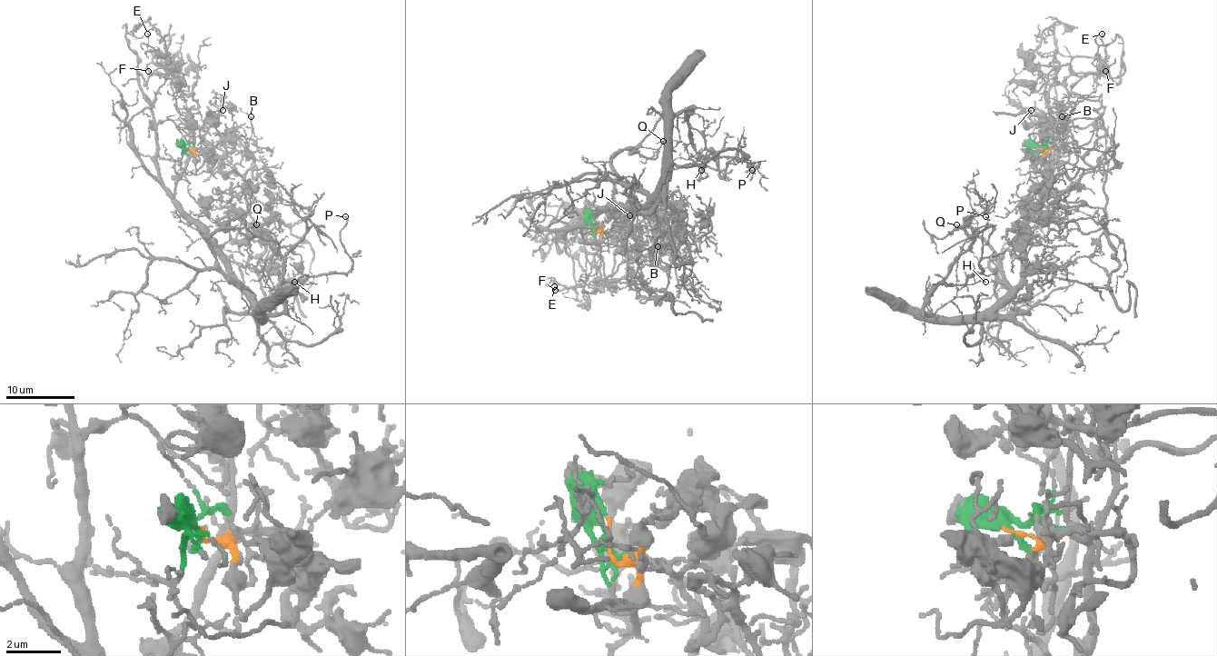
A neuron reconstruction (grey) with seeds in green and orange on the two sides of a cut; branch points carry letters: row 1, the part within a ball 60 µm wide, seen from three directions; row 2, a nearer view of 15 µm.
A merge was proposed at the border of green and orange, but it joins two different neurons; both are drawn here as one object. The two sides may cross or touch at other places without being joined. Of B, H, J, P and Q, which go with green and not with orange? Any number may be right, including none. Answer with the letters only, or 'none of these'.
B, J

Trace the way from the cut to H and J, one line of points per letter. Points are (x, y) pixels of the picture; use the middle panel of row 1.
H: (593, 223), (588, 243), (604, 210), (657, 187), (691, 108), (702, 170)
J: (593, 223), (589, 225), (618, 246), (616, 253), (624, 246), (638, 262), (624, 247), (618, 213), (629, 214)

